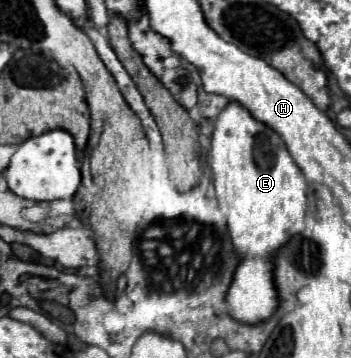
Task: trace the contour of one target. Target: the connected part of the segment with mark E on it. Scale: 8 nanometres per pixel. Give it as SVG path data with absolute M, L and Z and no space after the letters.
M230 101L218 115L216 127L212 133L212 171L214 171L214 187L222 213L228 219L228 231L232 243L236 245L236 253L242 257L234 281L226 295L226 305L232 315L242 323L260 323L266 321L278 307L276 289L272 283L272 255L296 233L304 229L304 215L308 209L308 181L292 161L282 137L272 131L268 125L256 121L250 111L246 111L238 101Z

